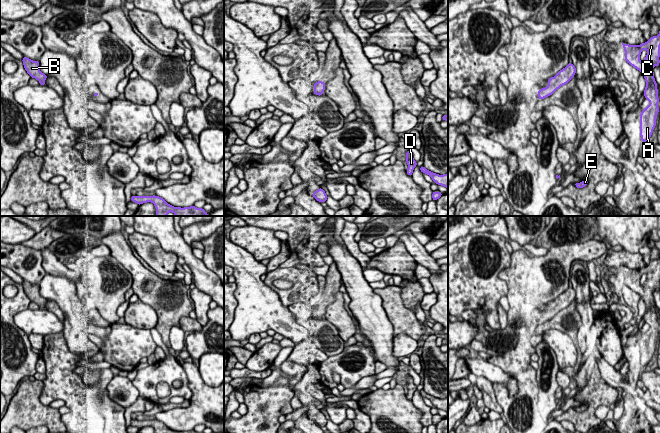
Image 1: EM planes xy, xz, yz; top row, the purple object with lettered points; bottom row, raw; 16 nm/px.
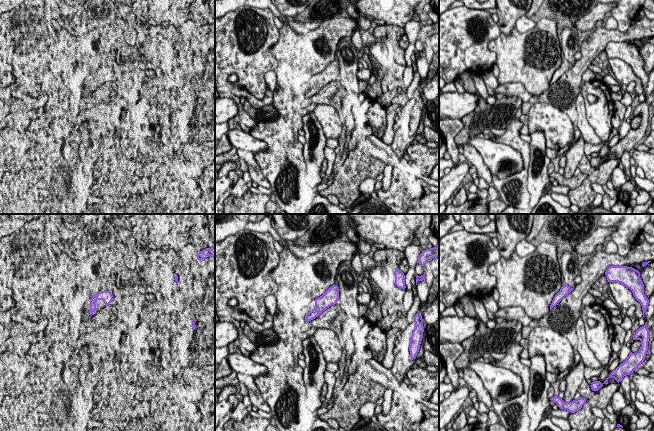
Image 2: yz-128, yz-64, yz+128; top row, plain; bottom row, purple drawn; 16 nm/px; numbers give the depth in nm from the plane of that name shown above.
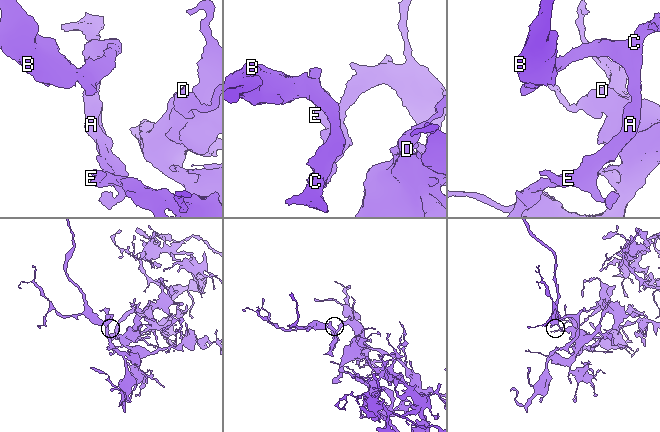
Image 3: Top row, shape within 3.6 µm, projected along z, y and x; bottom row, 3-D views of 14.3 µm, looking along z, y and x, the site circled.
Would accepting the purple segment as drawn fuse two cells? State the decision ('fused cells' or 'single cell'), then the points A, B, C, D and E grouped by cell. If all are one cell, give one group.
single cell; groups A B C D E

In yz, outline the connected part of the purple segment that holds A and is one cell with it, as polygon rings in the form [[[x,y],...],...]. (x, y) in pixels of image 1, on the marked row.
[[[660,31],[658,36],[650,37],[647,42],[639,46],[624,43],[622,45],[626,62],[639,70],[646,81],[643,93],[650,104],[640,114],[640,136],[642,142],[647,142],[652,136],[659,112],[658,85],[654,78],[653,68],[660,64]]]

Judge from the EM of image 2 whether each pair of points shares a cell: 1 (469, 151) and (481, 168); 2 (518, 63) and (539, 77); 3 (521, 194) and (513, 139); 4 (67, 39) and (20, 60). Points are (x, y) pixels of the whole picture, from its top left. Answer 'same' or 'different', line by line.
1: same
2: same
3: same
4: different

